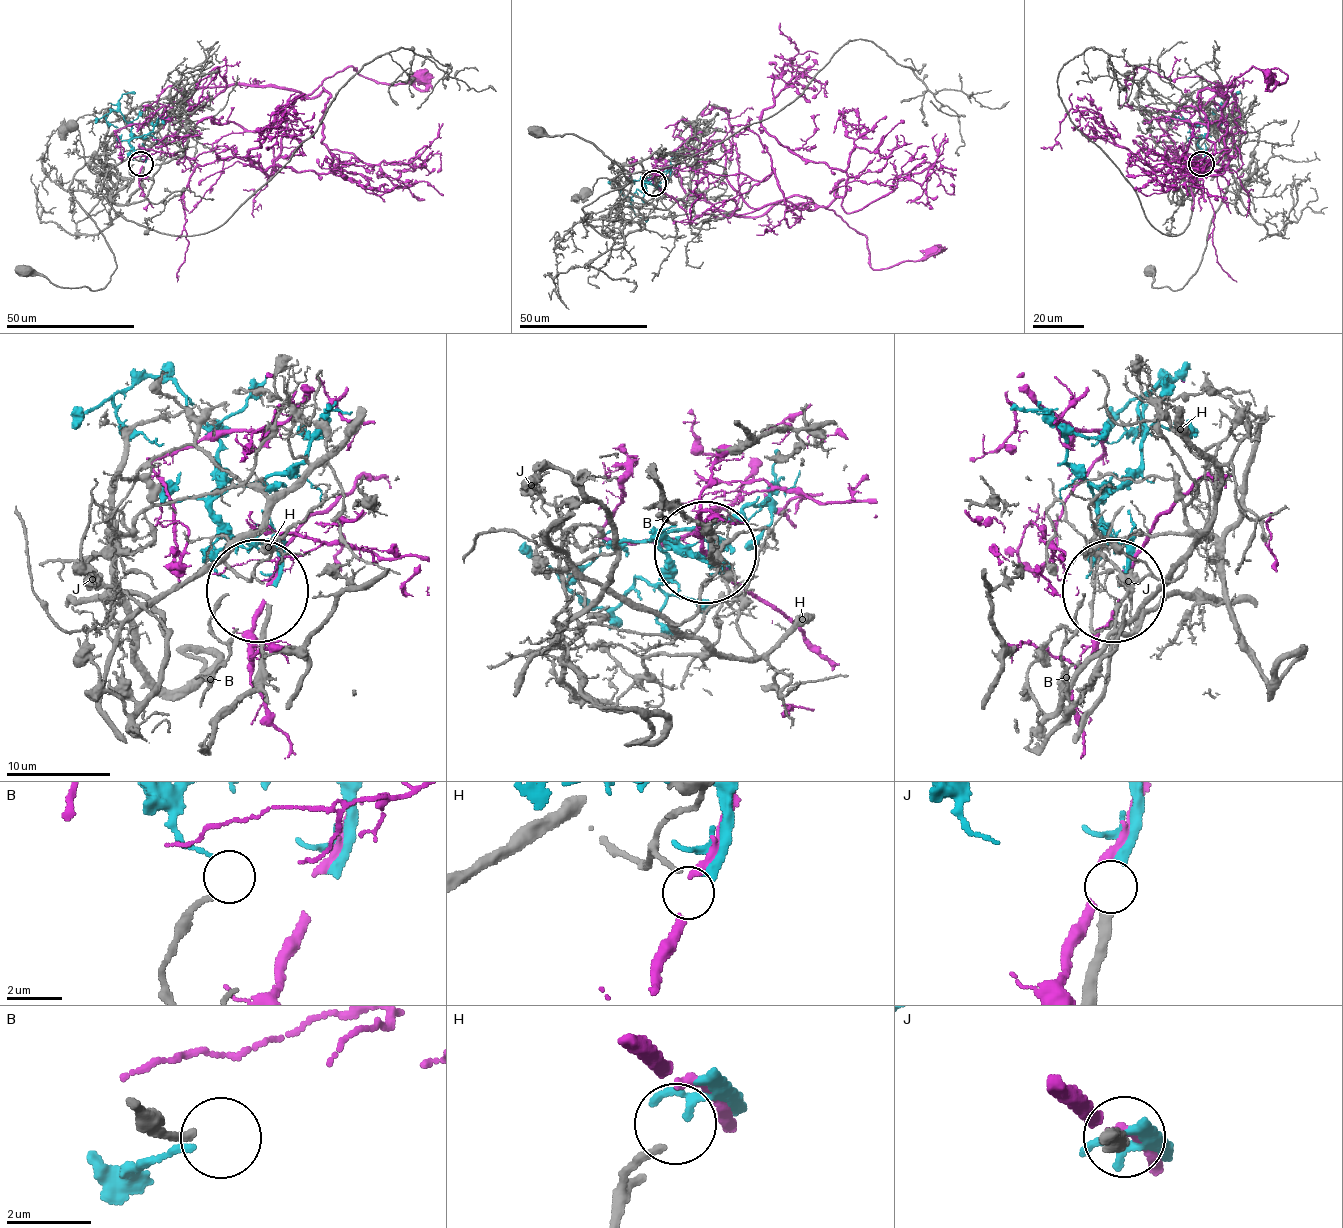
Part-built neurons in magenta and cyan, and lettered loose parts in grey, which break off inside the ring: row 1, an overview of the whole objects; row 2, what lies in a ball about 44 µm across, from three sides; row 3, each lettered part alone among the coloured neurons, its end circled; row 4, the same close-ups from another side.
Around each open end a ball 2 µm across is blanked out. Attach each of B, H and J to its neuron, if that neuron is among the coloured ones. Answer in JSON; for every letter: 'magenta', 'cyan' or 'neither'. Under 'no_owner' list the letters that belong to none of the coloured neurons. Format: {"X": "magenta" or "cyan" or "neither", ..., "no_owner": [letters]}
{"B": "neither", "H": "neither", "J": "cyan", "no_owner": ["B", "H"]}

